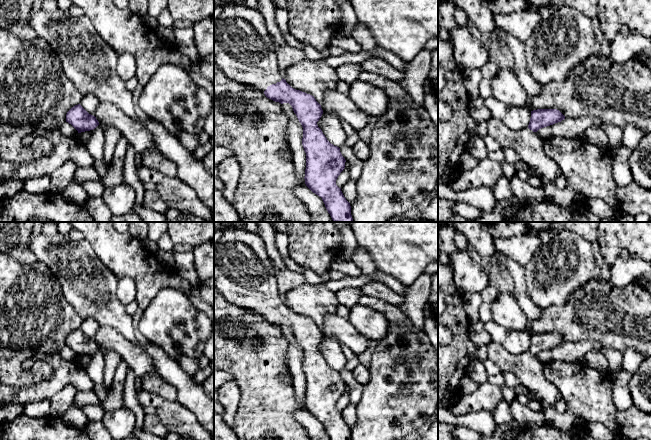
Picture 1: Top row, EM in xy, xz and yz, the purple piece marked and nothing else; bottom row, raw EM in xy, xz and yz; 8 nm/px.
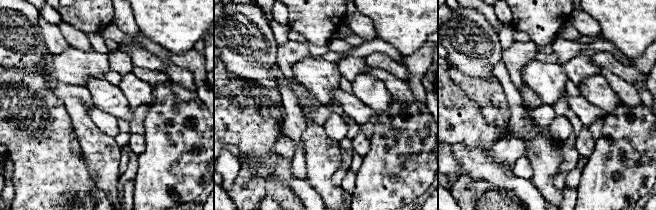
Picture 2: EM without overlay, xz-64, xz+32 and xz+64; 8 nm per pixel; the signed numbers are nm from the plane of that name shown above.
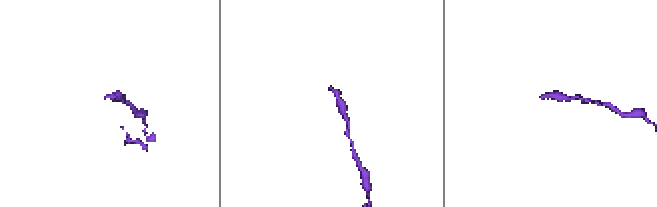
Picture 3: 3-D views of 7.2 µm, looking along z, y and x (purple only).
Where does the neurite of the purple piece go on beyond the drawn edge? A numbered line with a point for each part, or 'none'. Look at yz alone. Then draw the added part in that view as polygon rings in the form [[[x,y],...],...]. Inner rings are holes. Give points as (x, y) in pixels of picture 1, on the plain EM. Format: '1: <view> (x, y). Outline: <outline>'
none

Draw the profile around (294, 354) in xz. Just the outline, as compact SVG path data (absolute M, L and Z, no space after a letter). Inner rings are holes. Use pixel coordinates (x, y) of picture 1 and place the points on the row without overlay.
M283 327L282 330L289 345L287 351L287 366L291 372L295 396L299 402L304 402L306 377L302 369L303 351L294 337L292 330L289 327Z

